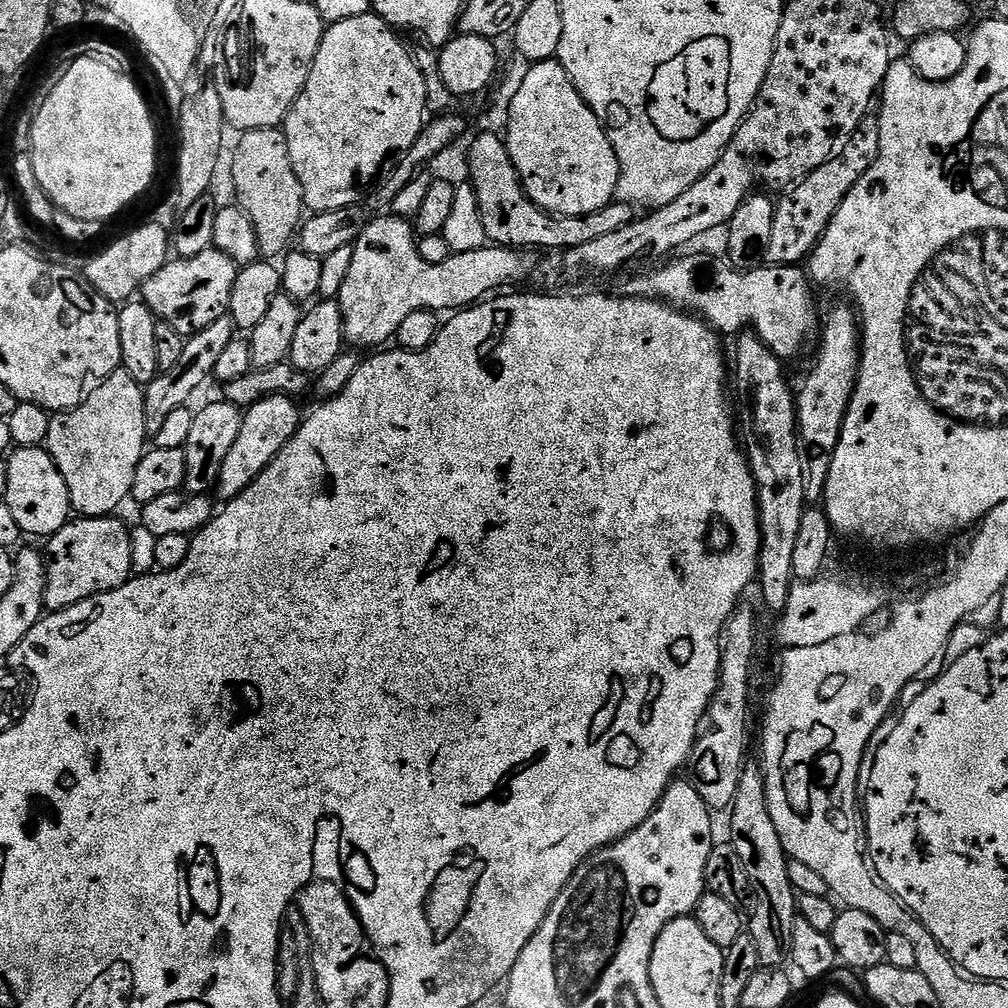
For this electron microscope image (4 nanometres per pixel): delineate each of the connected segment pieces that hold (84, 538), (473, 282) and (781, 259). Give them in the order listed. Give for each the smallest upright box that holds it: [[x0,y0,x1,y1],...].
[[44,516,132,613],[338,214,538,349],[771,114,880,265]]

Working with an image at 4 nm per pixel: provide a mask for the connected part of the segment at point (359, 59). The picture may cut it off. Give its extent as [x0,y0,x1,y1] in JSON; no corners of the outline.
[282,14,428,213]

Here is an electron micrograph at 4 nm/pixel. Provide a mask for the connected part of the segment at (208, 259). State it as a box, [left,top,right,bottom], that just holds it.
[142,246,238,338]

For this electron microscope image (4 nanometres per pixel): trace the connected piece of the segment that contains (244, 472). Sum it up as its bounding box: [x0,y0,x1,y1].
[218,394,302,501]

